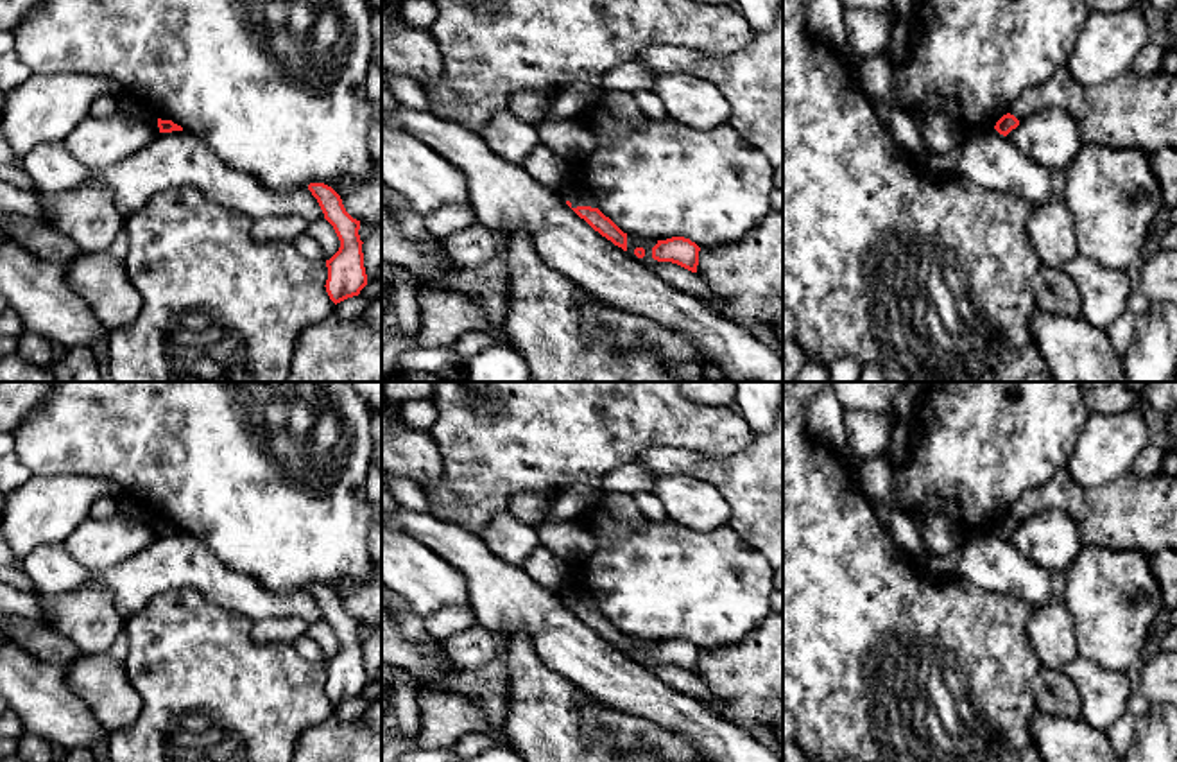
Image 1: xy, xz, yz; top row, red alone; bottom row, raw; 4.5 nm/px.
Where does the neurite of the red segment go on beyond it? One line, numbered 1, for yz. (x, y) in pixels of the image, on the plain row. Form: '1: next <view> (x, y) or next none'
1: next none

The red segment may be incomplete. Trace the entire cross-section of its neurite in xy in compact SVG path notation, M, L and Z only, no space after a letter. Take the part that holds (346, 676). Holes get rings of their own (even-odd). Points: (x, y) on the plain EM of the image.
M310 584L308 592L317 601L324 620L333 628L340 649L326 662L328 681L326 694L330 701L337 706L348 699L358 697L367 687L367 676L364 669L362 642L358 636L360 622L353 620L340 597L324 584Z

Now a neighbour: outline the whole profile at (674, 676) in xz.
M627 636L627 656L647 667L654 676L665 681L668 687L677 688L695 699L711 699L708 687L692 672L672 665L657 663L652 660L652 649L657 645L654 640Z

